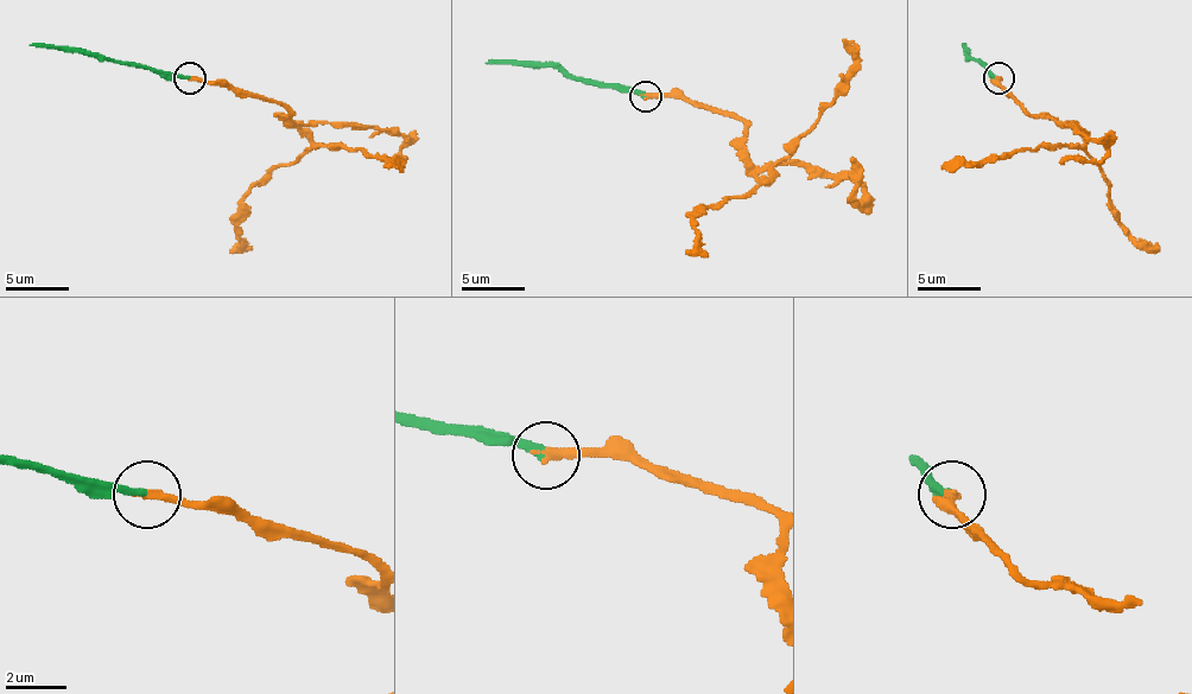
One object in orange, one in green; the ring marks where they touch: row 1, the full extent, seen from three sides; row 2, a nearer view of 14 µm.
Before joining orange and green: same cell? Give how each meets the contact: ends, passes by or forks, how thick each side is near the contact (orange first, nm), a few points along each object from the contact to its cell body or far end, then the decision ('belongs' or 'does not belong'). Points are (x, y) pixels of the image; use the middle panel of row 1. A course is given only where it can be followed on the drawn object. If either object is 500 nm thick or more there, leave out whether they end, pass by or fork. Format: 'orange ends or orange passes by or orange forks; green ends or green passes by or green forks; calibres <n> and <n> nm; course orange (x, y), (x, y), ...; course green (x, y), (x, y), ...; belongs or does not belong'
orange ends; green ends; calibres 280 and 240 nm; course orange (645, 95), (683, 95), (696, 104), (730, 112), (743, 127), (753, 172), (768, 182), (855, 61), (842, 38); course green (645, 95), (582, 83), (556, 67), (486, 64); does not belong

